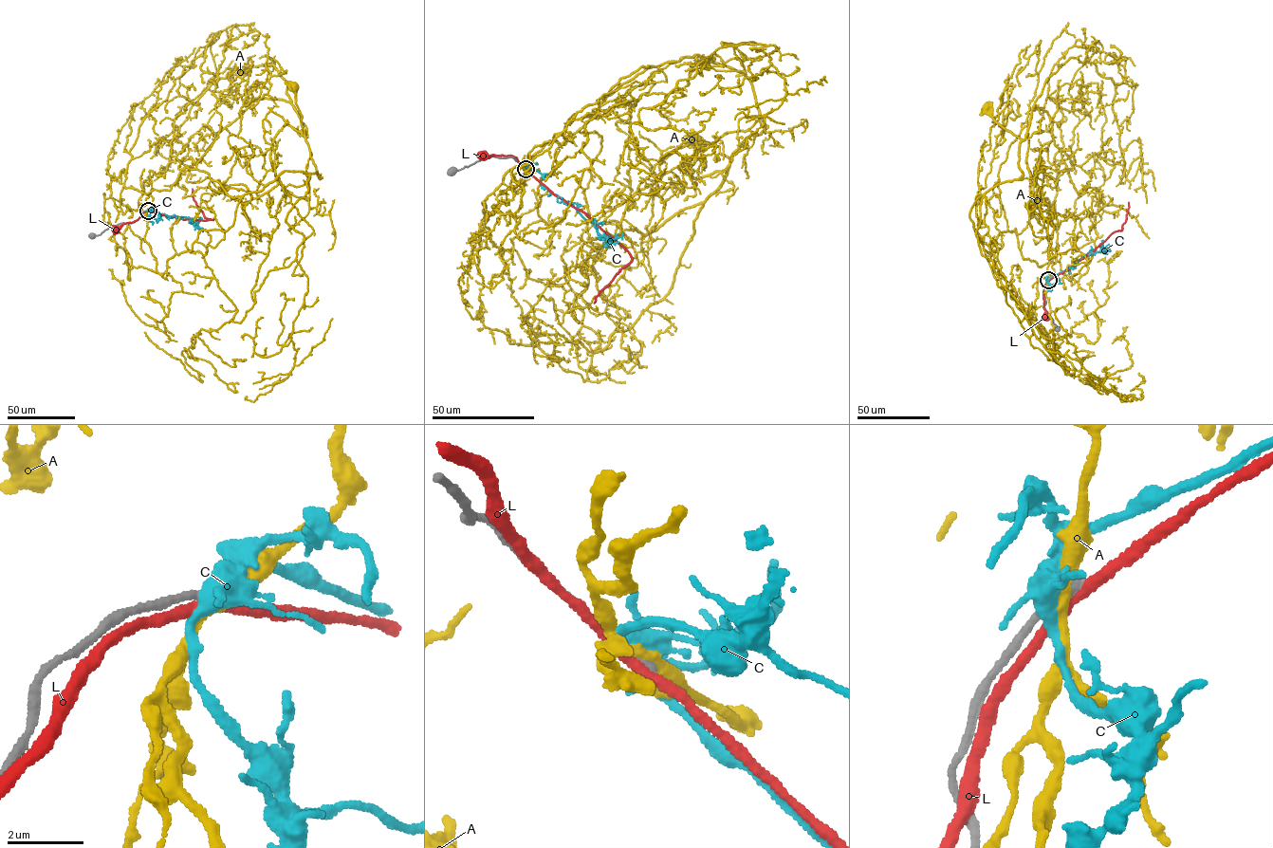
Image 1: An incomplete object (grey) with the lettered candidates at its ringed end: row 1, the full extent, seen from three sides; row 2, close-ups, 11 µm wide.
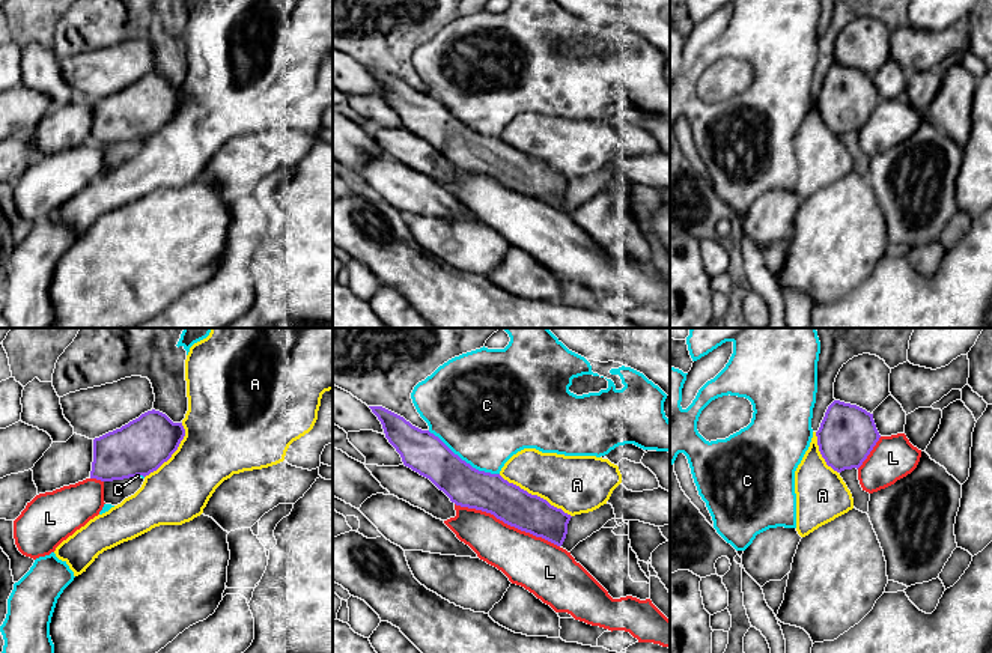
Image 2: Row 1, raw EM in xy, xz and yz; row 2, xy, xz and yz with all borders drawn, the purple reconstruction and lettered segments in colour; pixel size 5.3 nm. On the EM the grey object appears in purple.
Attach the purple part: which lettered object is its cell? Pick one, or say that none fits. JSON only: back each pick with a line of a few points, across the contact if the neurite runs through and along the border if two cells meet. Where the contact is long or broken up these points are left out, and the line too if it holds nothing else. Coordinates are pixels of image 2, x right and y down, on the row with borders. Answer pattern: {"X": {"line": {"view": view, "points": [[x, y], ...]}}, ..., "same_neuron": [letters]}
{"same_neuron": []}

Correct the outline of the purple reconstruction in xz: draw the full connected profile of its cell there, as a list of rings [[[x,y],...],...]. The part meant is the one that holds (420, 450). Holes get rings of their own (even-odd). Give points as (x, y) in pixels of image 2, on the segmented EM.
[[[382,406],[369,408],[403,465],[429,478],[452,503],[491,513],[510,527],[557,546],[563,545],[571,515],[509,483],[500,474],[473,468],[429,430],[412,426]]]

